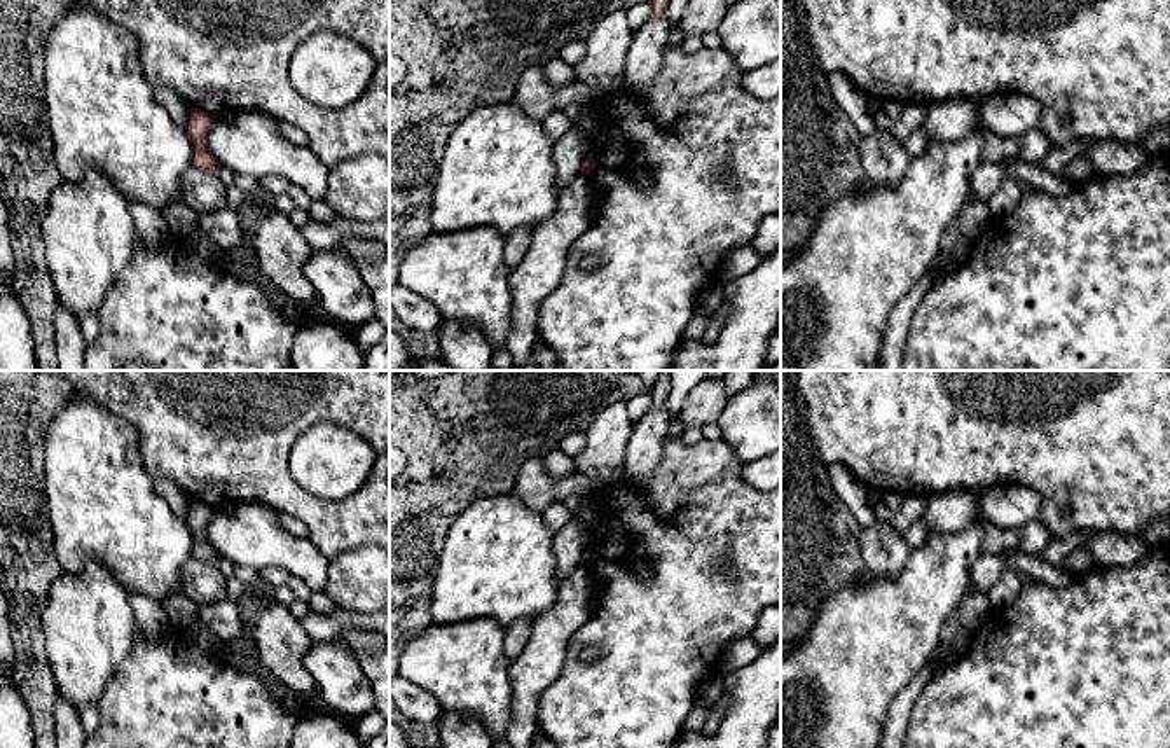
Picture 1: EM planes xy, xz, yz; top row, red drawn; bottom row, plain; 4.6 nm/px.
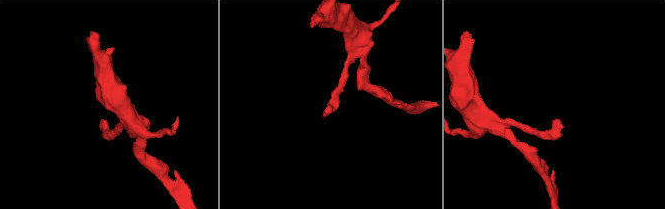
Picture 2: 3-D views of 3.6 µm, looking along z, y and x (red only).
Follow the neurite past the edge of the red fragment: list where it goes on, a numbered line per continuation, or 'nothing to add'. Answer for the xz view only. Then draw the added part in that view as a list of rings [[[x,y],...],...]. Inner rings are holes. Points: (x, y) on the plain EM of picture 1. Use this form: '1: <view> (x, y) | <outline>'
nothing to add

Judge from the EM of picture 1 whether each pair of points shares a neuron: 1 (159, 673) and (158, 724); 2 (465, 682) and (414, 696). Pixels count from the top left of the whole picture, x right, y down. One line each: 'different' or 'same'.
1: same
2: different

